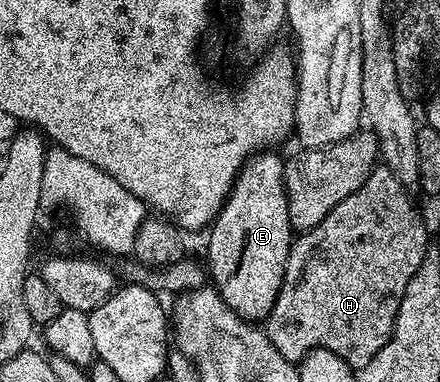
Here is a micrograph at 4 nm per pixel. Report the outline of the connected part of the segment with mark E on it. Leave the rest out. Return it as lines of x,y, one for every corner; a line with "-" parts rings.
271,150
256,154
239,169
239,174
235,177
235,187
231,189
231,195
210,225
211,237
207,240
205,264
209,269
210,283
236,315
250,322
266,321
273,310
293,243
287,188
283,184
284,161
278,160
275,154

